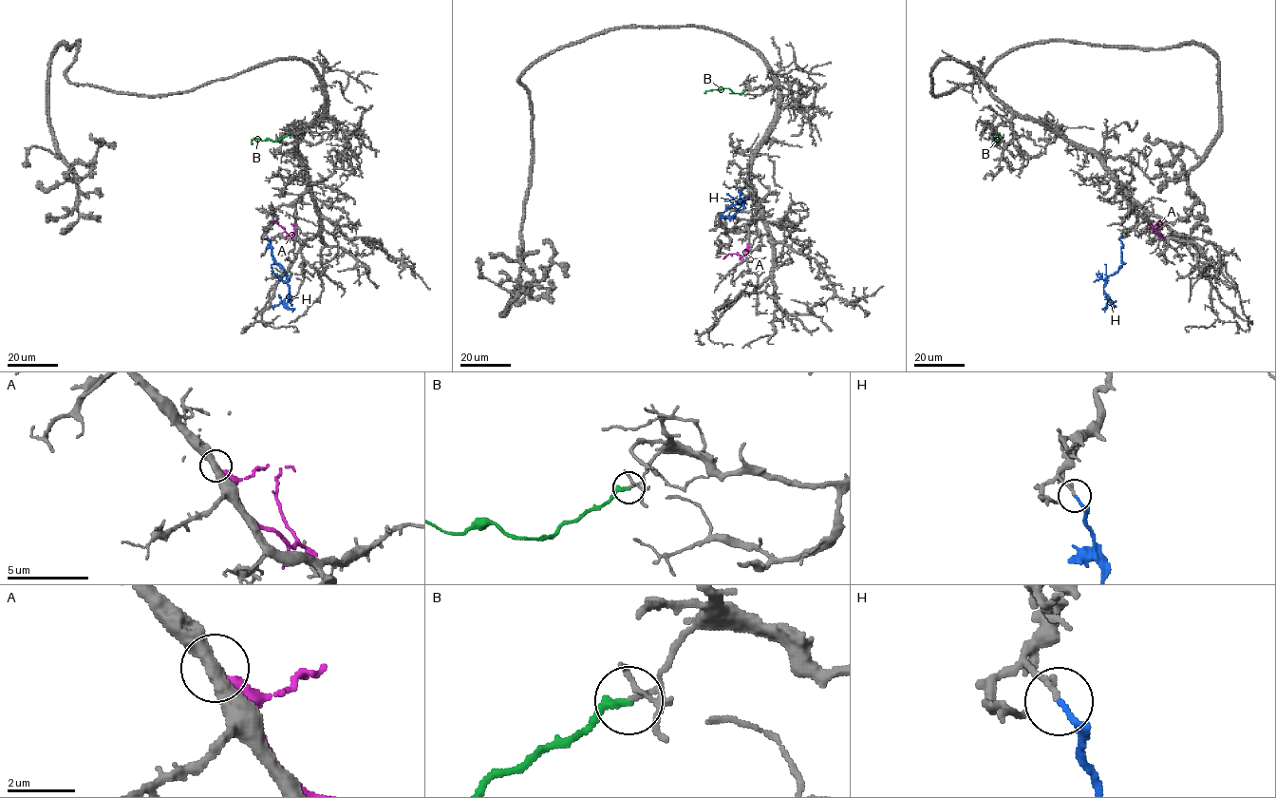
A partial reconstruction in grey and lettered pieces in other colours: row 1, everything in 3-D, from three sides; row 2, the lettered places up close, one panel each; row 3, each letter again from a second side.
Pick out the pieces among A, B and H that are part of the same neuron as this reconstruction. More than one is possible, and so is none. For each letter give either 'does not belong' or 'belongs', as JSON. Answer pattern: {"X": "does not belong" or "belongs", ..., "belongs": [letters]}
{"A": "does not belong", "B": "does not belong", "H": "belongs", "belongs": ["H"]}

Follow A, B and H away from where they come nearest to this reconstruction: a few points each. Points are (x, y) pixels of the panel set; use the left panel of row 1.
A: (294, 224), (294, 232), (290, 236), (277, 223), (270, 222)
B: (290, 133), (275, 142), (253, 138), (253, 143)
H: (268, 237), (272, 258), (290, 276), (289, 295), (285, 305), (290, 301), (292, 305)

